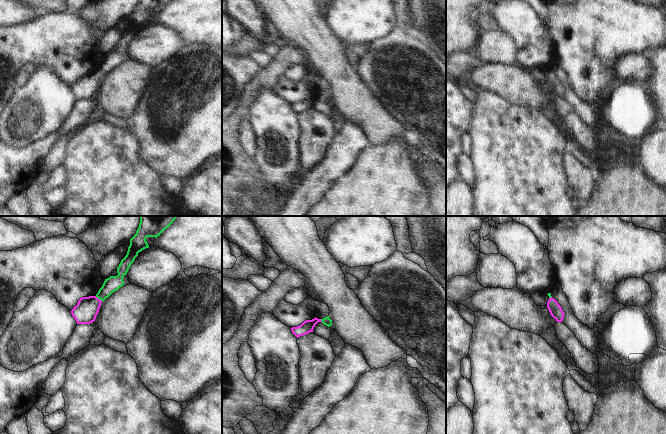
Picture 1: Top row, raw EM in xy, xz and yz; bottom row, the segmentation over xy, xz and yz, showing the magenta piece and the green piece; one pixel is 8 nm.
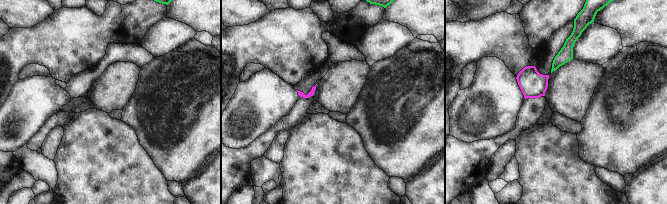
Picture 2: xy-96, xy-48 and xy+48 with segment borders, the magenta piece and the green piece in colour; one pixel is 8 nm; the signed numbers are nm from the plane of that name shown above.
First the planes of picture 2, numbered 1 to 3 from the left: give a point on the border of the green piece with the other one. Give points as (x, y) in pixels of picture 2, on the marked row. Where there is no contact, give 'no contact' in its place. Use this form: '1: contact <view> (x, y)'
1: no contact
2: no contact
3: no contact

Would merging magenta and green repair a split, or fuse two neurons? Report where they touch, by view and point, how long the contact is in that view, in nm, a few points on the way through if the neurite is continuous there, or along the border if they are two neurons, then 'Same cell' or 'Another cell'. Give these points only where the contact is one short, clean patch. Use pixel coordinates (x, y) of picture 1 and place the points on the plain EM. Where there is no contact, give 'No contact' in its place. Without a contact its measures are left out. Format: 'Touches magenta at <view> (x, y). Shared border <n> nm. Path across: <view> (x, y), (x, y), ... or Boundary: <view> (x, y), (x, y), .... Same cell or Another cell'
Touches magenta at xy (97, 74). Shared border 70 nm. Path across: xy (85, 88), (97, 74), (113, 59). Same cell

